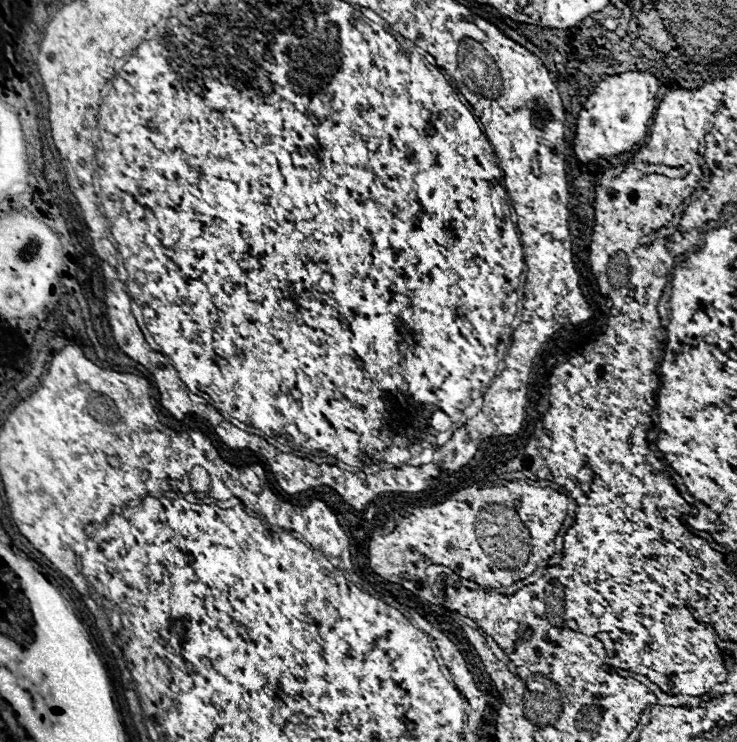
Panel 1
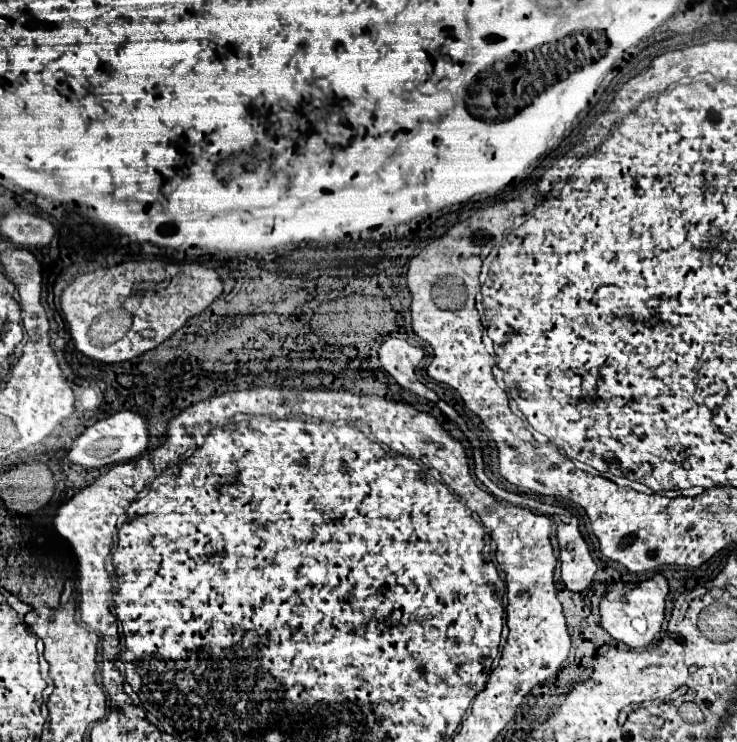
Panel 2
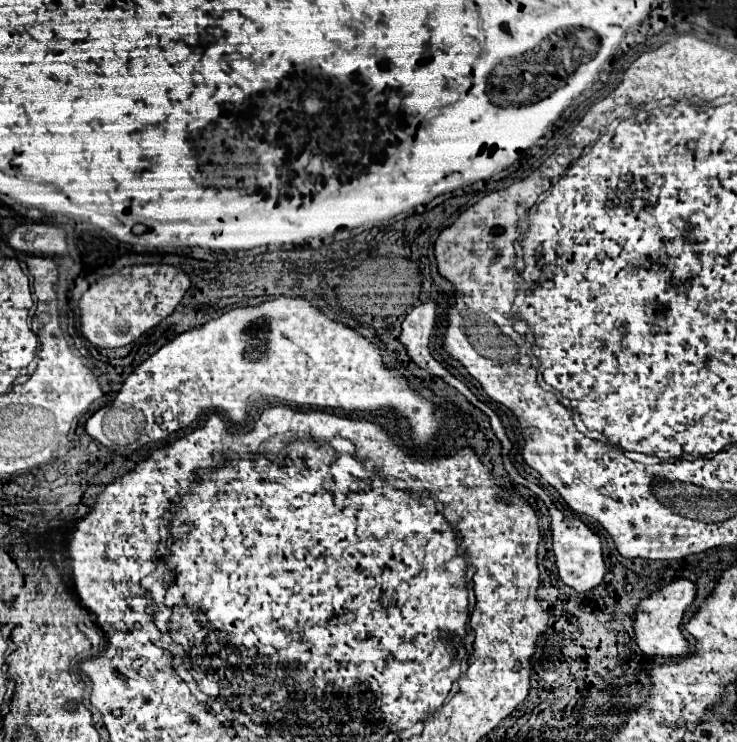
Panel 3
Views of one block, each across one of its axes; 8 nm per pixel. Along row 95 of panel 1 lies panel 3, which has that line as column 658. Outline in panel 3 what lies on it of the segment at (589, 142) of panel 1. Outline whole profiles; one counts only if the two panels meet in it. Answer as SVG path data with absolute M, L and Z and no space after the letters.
M680 578L680 580L674 580L672 584L664 586L662 590L654 592L652 596L644 598L638 604L634 630L636 630L636 642L646 656L650 656L650 658L652 656L662 656L662 658L688 656L688 640L682 634L682 618L684 618L686 610L692 606L694 598L696 598L696 584L686 578Z

